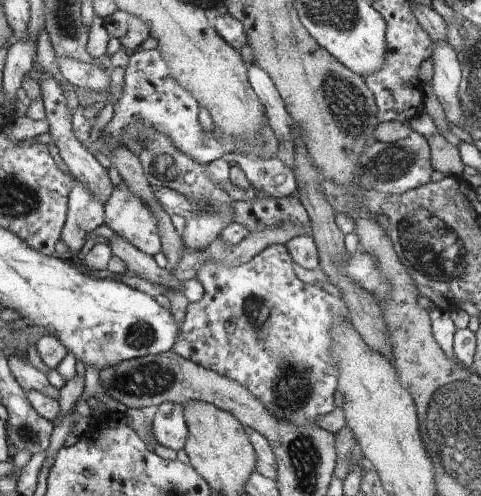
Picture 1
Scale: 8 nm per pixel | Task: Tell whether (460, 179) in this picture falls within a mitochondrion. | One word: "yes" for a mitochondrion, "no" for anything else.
no

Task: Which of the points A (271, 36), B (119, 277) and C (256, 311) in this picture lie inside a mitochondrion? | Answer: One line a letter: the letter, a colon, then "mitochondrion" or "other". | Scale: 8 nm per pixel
A: other
B: other
C: mitochondrion

